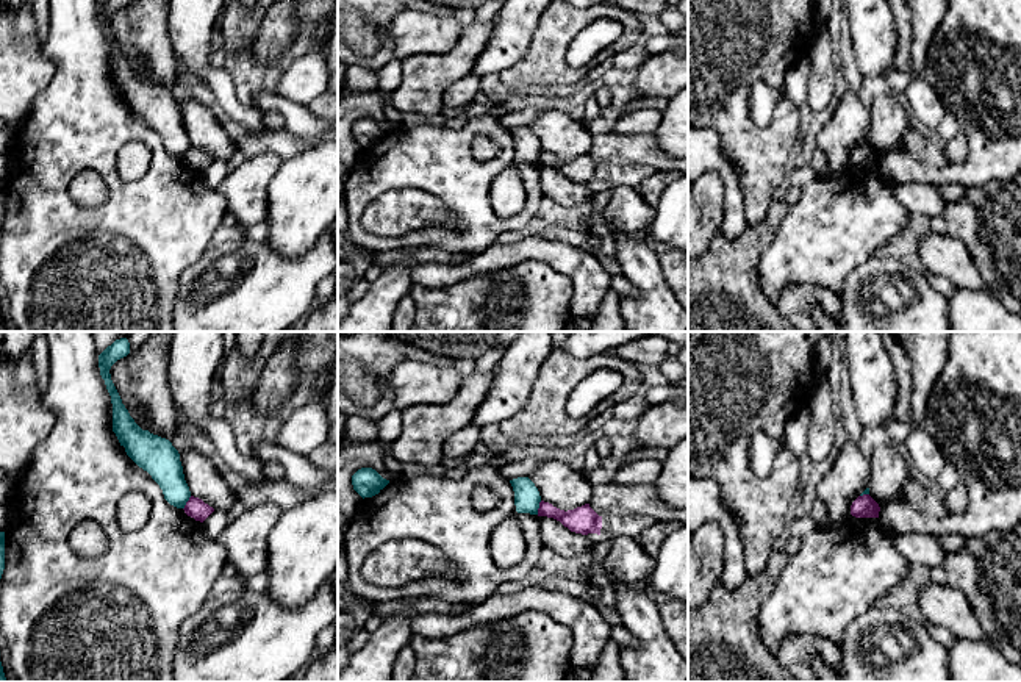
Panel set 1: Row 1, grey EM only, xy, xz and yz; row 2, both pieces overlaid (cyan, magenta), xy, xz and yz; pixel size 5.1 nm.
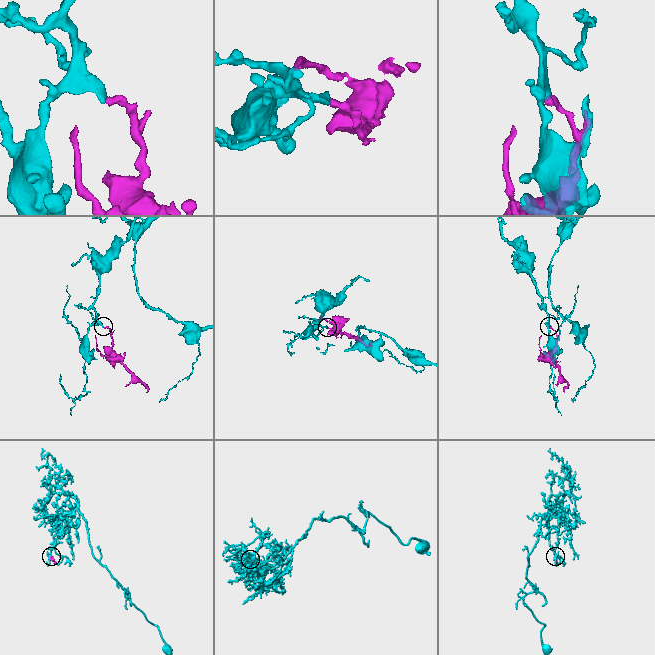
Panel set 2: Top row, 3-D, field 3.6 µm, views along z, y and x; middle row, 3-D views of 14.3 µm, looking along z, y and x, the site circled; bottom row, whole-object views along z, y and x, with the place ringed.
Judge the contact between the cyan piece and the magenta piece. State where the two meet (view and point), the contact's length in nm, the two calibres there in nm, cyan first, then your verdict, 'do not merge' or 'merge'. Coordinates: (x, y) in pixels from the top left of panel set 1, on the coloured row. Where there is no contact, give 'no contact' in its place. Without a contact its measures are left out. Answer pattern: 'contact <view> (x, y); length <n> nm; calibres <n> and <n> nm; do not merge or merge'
contact xz (538, 507); length 80 nm; calibres 130 and 150 nm; do not merge

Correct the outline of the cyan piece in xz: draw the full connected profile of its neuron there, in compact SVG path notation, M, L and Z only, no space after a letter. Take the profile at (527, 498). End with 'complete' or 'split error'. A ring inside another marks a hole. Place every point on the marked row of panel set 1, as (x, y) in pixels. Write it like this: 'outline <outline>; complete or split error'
outline M518 477L510 483L514 491L516 512L538 515L541 496L535 483L528 477Z; complete

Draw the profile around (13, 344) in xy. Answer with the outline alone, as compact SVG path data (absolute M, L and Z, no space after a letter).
M0 332L0 357L17 358L30 350L34 332Z

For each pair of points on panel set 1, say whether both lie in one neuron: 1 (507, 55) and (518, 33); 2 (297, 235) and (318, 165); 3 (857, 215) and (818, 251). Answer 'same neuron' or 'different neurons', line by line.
1: same neuron
2: same neuron
3: same neuron

